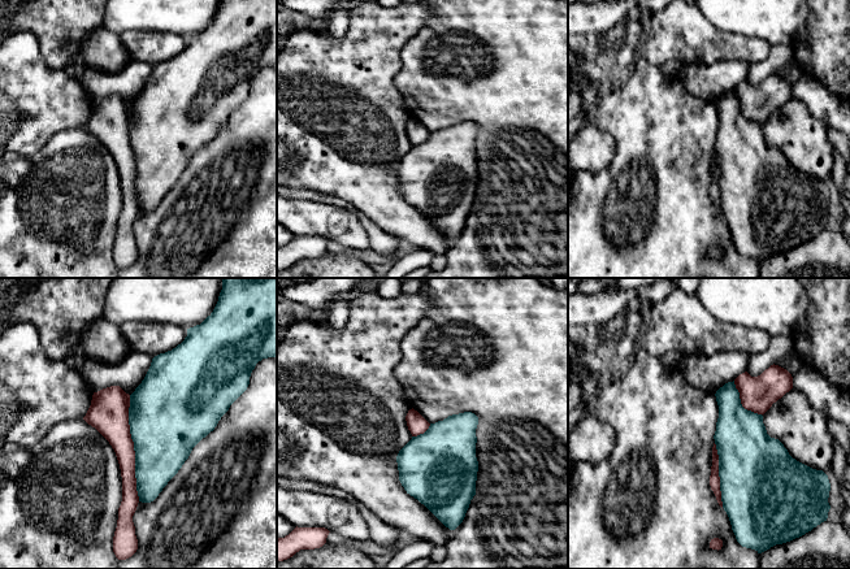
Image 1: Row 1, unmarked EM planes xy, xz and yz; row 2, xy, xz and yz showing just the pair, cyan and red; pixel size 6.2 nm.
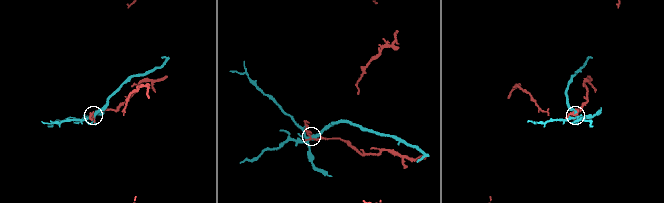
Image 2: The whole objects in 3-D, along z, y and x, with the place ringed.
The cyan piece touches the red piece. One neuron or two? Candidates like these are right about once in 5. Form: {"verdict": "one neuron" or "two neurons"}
{"verdict": "two neurons"}

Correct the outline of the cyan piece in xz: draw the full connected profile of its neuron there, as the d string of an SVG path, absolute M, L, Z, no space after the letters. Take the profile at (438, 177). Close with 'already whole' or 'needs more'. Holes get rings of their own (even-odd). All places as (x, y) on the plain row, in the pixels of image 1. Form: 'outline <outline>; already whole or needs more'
outline M472 121L448 125L443 130L430 133L424 143L412 145L396 165L399 190L407 203L424 213L450 239L463 231L476 204L477 134L478 126Z; already whole

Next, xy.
outline M221 0L213 21L200 34L187 38L187 45L181 53L152 68L144 88L130 104L129 117L129 134L135 160L135 187L139 210L151 212L159 205L162 197L188 168L192 157L214 139L230 114L247 99L251 82L256 73L268 66L277 66L277 0Z; already whole

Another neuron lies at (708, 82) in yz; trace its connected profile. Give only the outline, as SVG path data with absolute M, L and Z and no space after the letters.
M742 60L711 65L684 64L678 78L693 96L716 103L725 92L746 81L749 66L750 62Z

